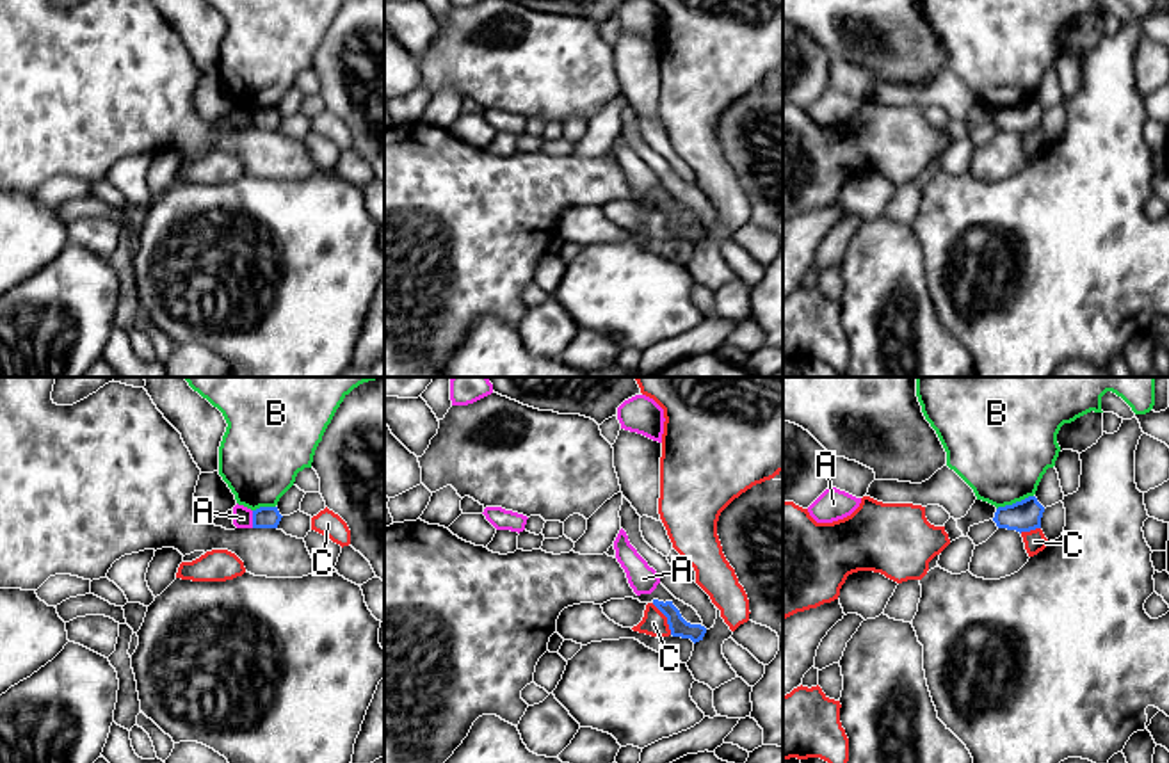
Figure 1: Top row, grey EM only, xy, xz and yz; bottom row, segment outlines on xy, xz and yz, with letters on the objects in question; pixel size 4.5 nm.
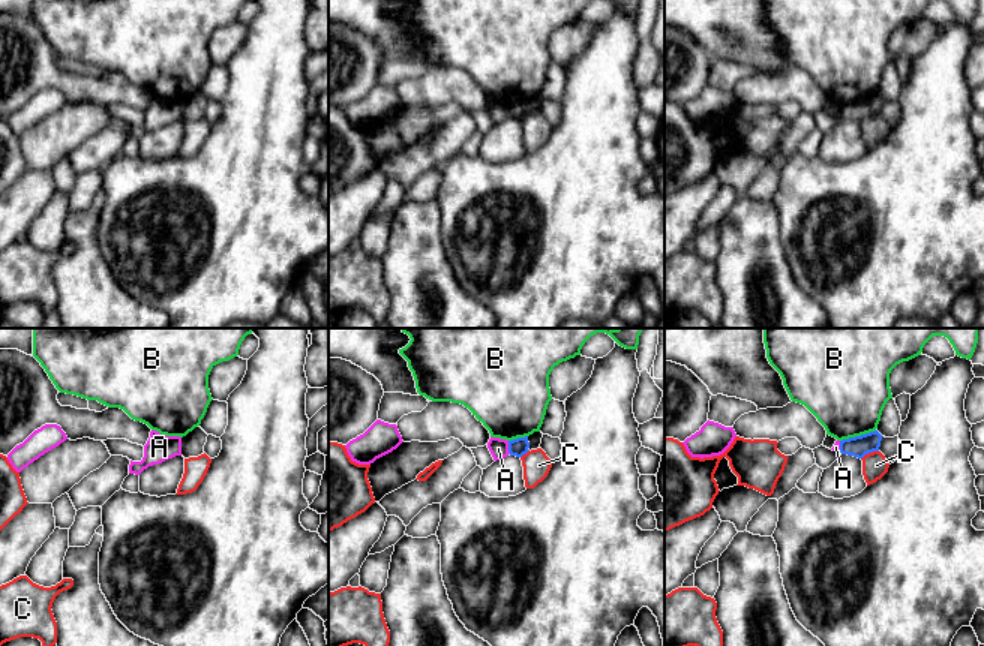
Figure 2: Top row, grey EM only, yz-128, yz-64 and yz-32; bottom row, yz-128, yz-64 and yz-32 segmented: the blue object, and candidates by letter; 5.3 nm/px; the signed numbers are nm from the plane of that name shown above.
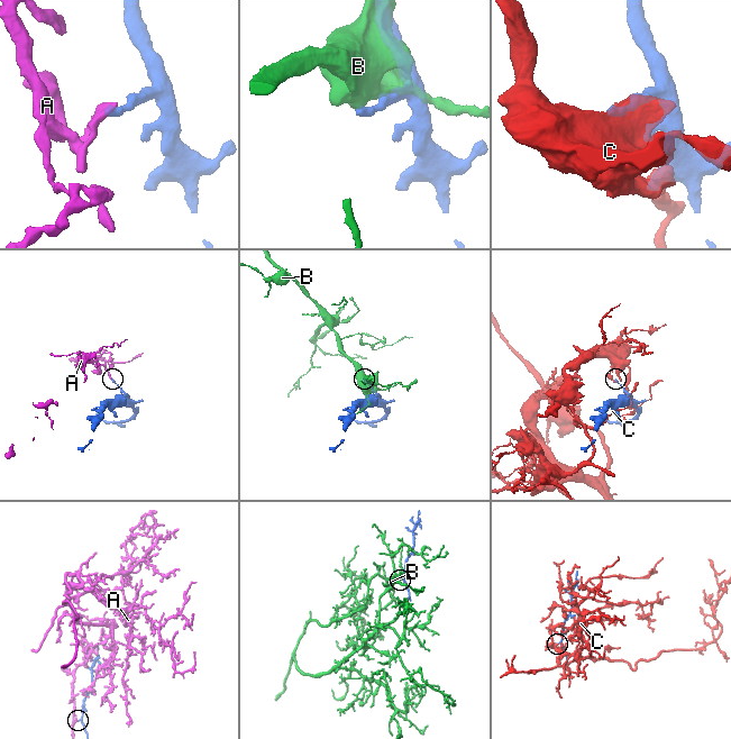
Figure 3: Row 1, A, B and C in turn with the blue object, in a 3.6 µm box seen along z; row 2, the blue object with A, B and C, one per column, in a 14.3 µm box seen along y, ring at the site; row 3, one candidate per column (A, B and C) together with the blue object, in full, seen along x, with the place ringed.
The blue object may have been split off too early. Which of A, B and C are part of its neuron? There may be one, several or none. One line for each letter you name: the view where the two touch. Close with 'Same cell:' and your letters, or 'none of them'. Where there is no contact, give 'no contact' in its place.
Same cell: none of them

